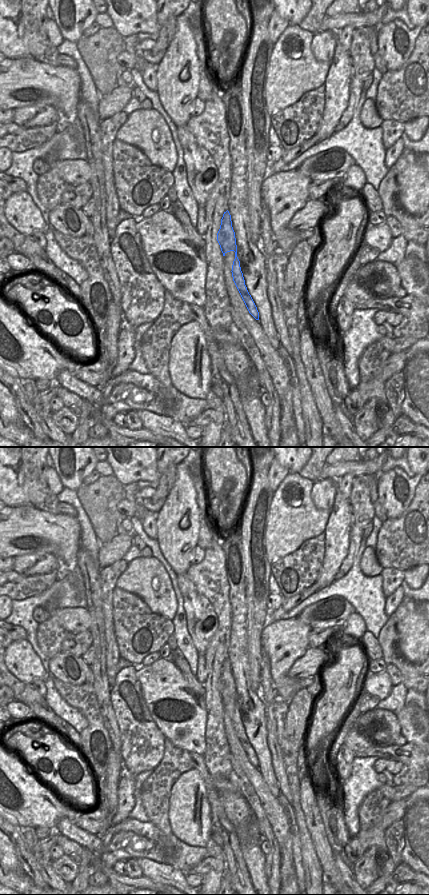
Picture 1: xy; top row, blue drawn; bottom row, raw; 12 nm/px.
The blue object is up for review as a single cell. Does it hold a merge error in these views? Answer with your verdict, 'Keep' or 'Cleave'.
Keep.

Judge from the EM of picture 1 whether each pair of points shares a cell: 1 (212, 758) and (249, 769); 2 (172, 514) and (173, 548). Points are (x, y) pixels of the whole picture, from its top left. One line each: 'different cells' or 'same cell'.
1: different cells
2: same cell

